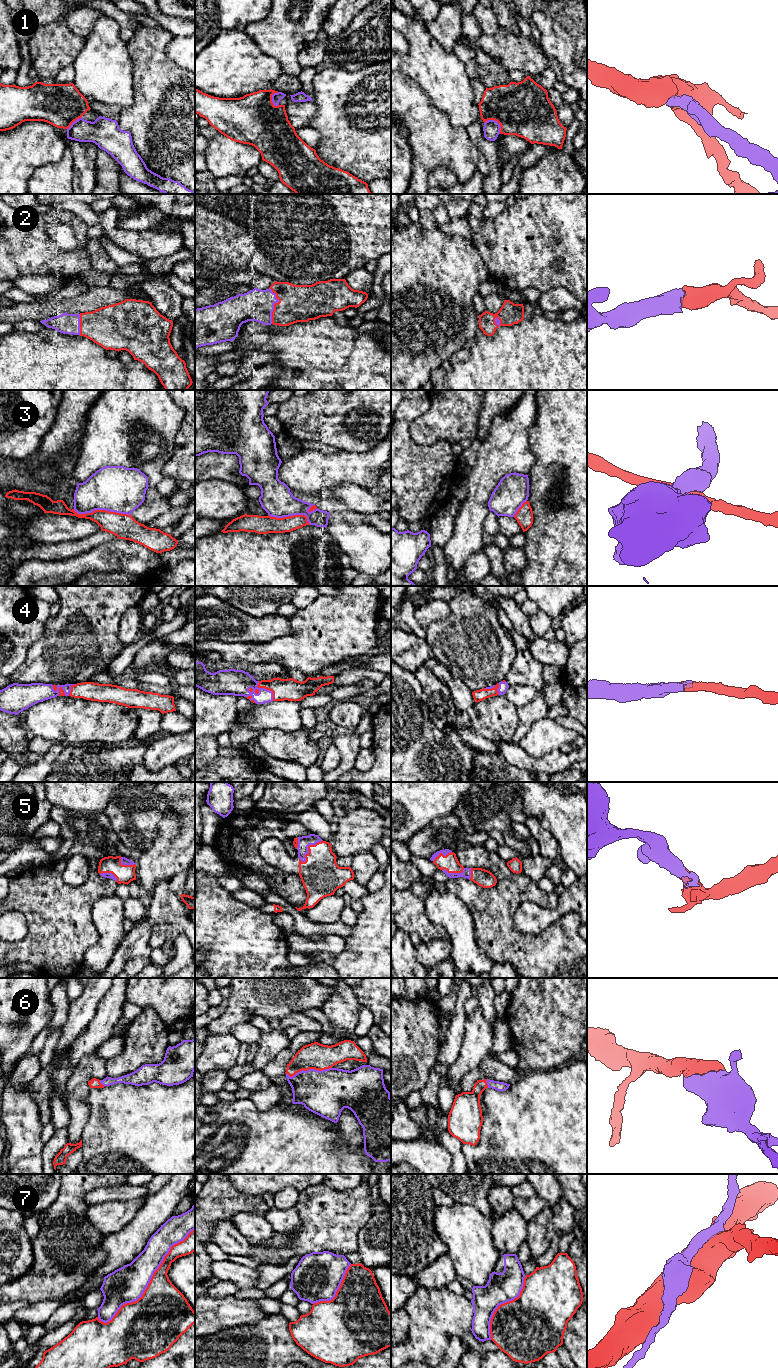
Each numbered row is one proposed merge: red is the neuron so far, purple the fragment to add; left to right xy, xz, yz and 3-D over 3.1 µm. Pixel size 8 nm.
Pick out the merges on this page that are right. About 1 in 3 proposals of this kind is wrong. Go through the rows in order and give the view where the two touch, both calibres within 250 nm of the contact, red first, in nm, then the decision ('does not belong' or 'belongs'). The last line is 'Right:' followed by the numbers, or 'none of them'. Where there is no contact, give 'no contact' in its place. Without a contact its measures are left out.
1: contact in yz; calibres 440 and 130 nm; belongs
2: contact in xz; calibres 300 and 260 nm; belongs
3: contact in xy; calibres 200 and 380 nm; does not belong
4: contact in xz; calibres 180 and 200 nm; belongs
5: contact in xz; calibres 320 and 100 nm; belongs
6: contact in xz; calibres 220 and 380 nm; belongs
7: contact in xy; calibres 400 and 300 nm; does not belong
Right: 1, 2, 4, 5, 6

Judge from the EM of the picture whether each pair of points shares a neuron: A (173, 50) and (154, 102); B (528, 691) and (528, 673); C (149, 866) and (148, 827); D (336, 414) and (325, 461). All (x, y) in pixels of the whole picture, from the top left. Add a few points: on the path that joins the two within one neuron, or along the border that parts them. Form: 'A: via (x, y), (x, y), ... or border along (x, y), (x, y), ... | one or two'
A: border along (174, 36), (167, 44), (165, 54), (184, 70) | two
B: border along (509, 685), (532, 685), (537, 690) | two
C: border along (158, 825), (158, 833), (154, 842), (142, 852) | two
D: border along (337, 449), (360, 454) | two

